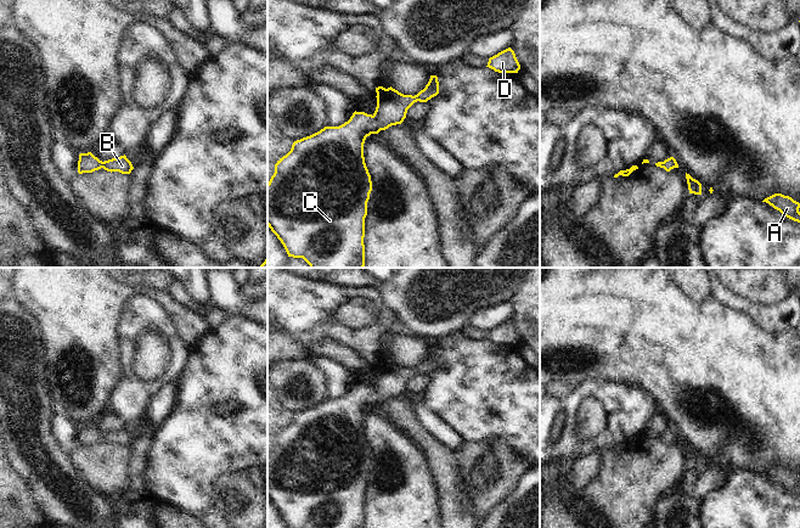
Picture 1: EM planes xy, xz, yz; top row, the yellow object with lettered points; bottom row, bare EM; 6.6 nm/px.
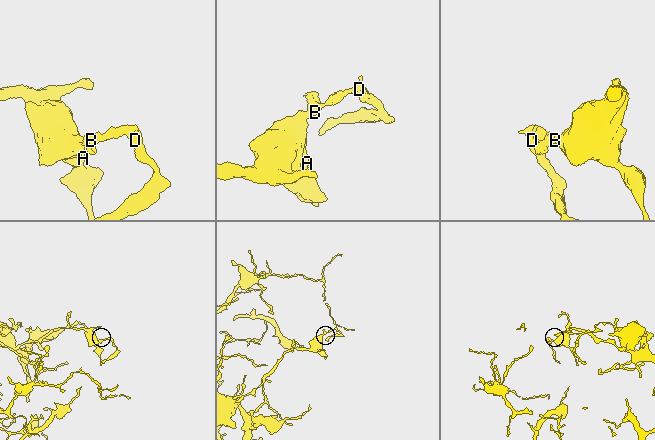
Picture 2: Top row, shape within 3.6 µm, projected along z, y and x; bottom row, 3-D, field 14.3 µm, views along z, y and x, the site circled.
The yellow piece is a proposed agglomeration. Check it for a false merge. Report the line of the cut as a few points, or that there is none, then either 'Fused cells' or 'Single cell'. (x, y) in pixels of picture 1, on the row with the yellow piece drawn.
No split. Single cell

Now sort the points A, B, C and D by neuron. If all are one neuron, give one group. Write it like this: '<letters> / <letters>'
A B C D

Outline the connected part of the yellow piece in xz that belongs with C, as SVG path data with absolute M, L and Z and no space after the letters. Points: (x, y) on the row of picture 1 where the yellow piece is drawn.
M430 75L430 79L426 88L417 95L404 95L391 86L385 89L383 86L376 88L377 92L377 107L373 114L365 112L354 112L348 122L339 127L325 127L320 131L297 140L293 142L291 151L280 158L275 164L275 173L267 182L267 226L277 236L283 245L288 257L303 258L310 268L364 268L365 266L365 218L367 215L367 202L372 191L372 181L364 157L364 144L367 136L371 134L378 134L381 130L385 130L391 125L401 124L406 118L407 109L417 101L427 102L432 97L439 94L439 82L436 75Z

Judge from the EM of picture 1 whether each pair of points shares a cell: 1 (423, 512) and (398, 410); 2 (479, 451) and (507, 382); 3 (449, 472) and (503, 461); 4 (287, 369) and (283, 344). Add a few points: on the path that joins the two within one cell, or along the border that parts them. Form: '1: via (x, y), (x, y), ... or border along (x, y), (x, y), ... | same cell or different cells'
1: border along (382, 413), (423, 451) | different cells
2: border along (465, 441), (502, 441), (511, 450) | different cells
3: border along (451, 450), (457, 460), (460, 488), (469, 496) | different cells
4: border along (303, 358), (280, 360) | different cells

